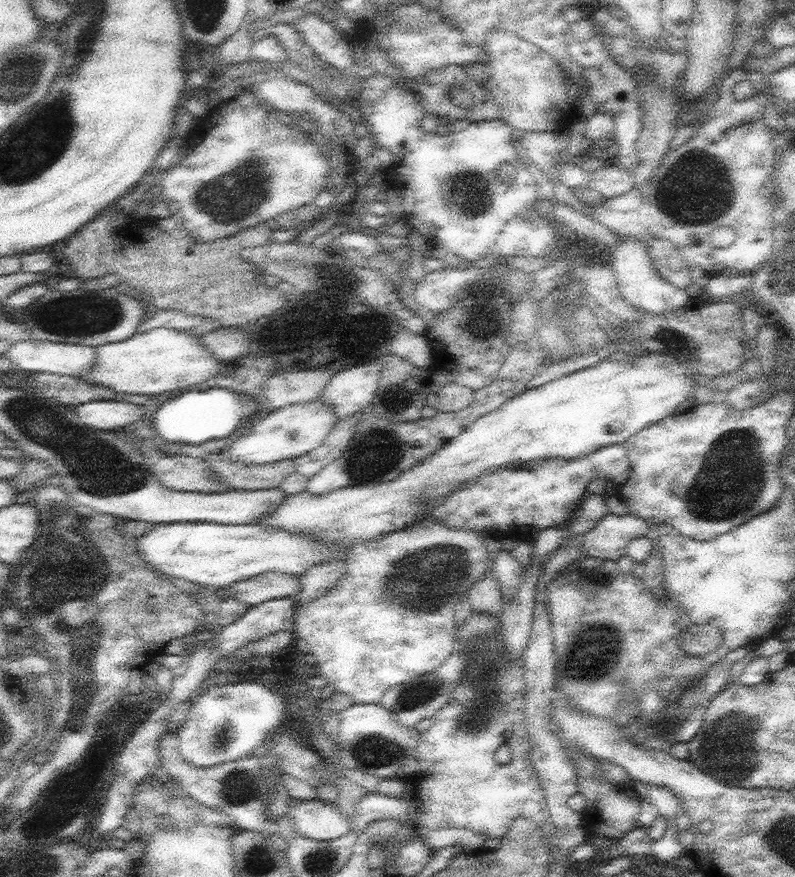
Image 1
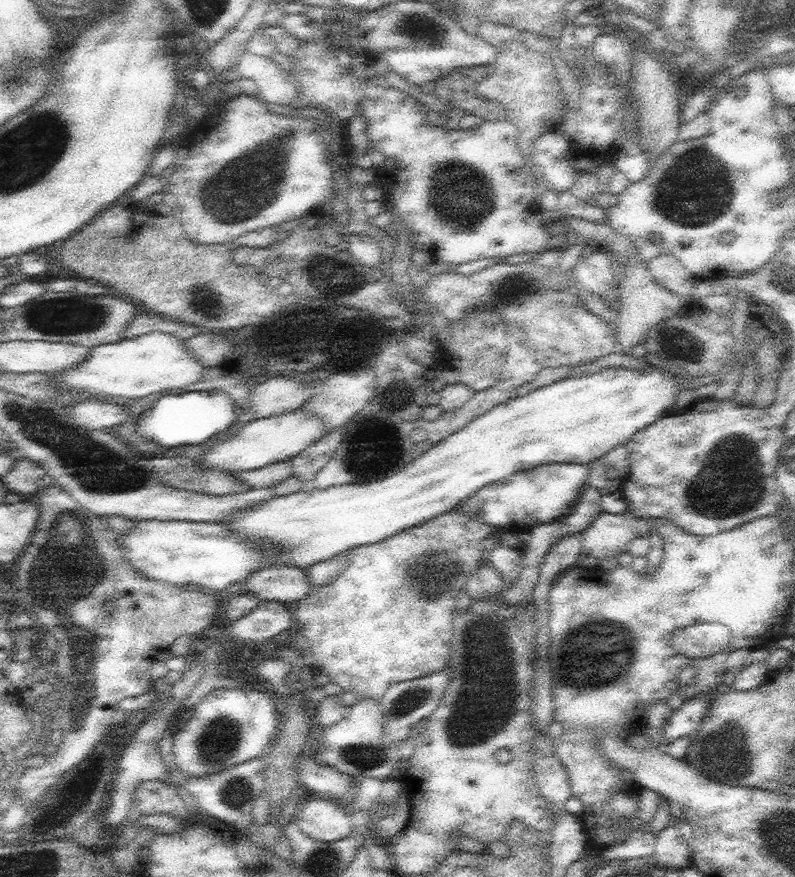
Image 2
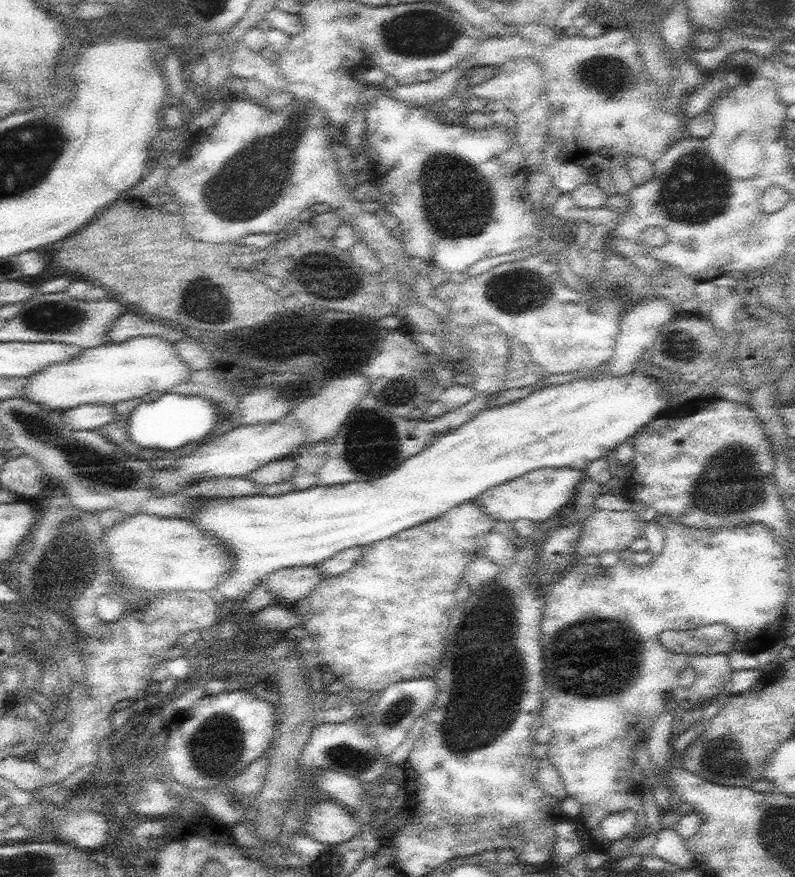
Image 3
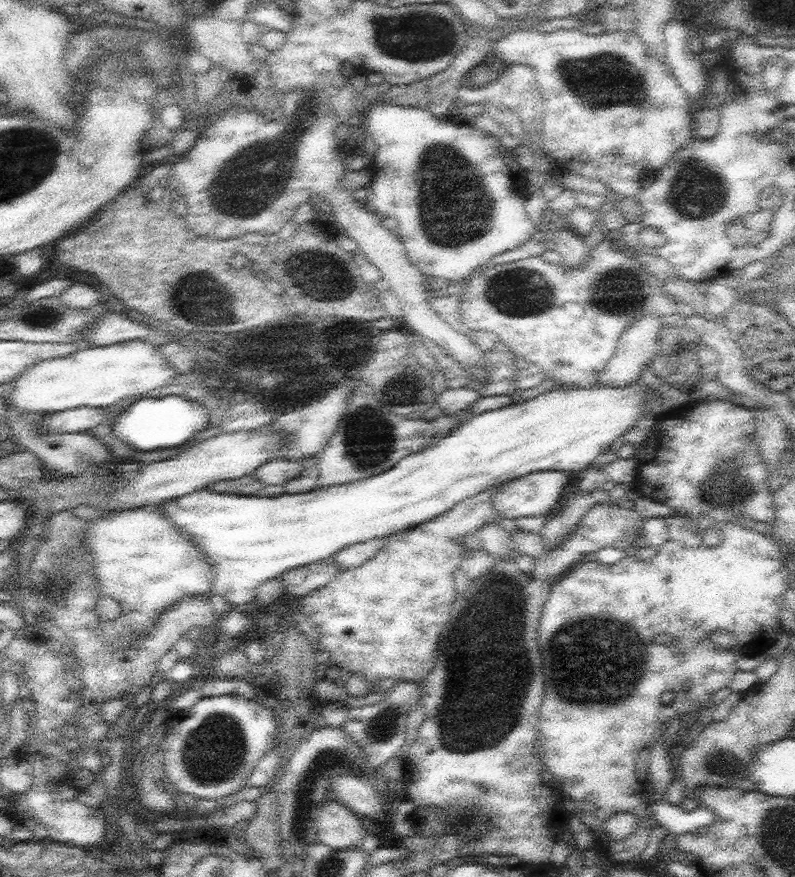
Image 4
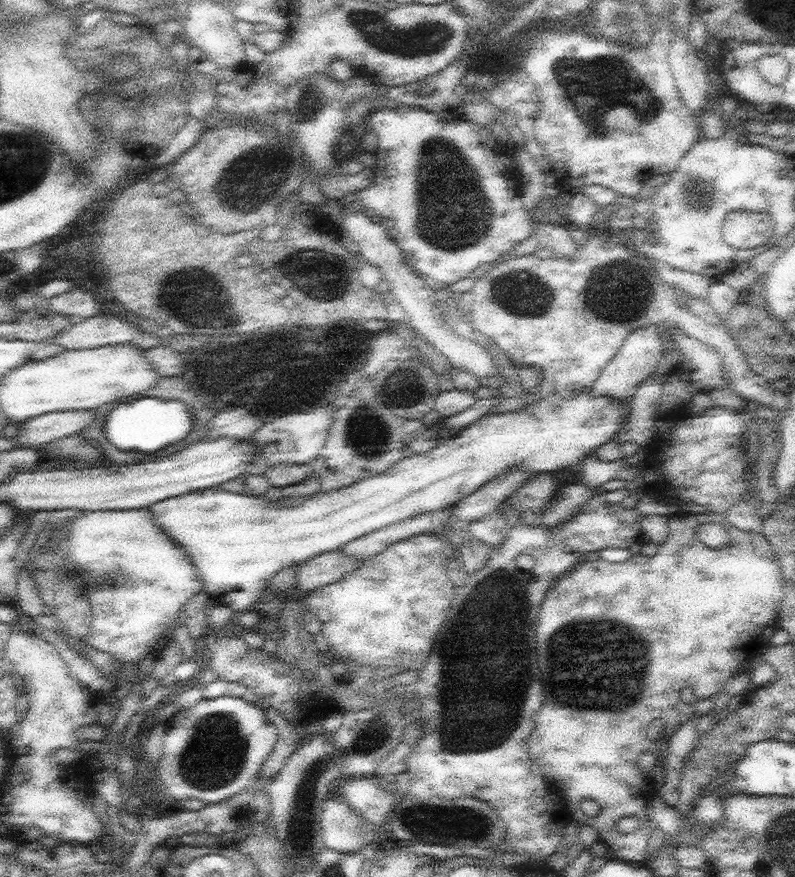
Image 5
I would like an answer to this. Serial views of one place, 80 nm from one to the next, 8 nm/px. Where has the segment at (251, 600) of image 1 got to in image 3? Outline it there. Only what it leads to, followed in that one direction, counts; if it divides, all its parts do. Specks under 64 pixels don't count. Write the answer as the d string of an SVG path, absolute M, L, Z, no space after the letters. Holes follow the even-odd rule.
M319 565L290 567L263 576L259 586L265 586L279 599L296 603L306 598L322 579L326 576Z

